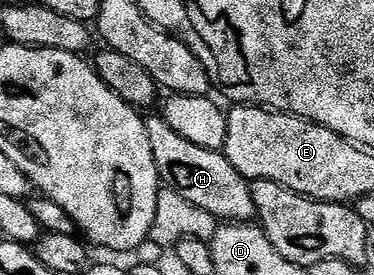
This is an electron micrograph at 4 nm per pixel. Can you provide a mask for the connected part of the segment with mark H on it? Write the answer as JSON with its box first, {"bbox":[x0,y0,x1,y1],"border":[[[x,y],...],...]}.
{"bbox":[146,112,256,224],"border":[[[155,112],[150,117],[146,119],[149,144],[153,148],[153,160],[157,164],[160,183],[166,189],[175,190],[189,203],[203,208],[223,224],[251,222],[256,217],[251,182],[243,178],[237,168],[233,168],[226,153],[189,144],[185,136],[177,136],[177,132],[169,128],[162,113]]]}

